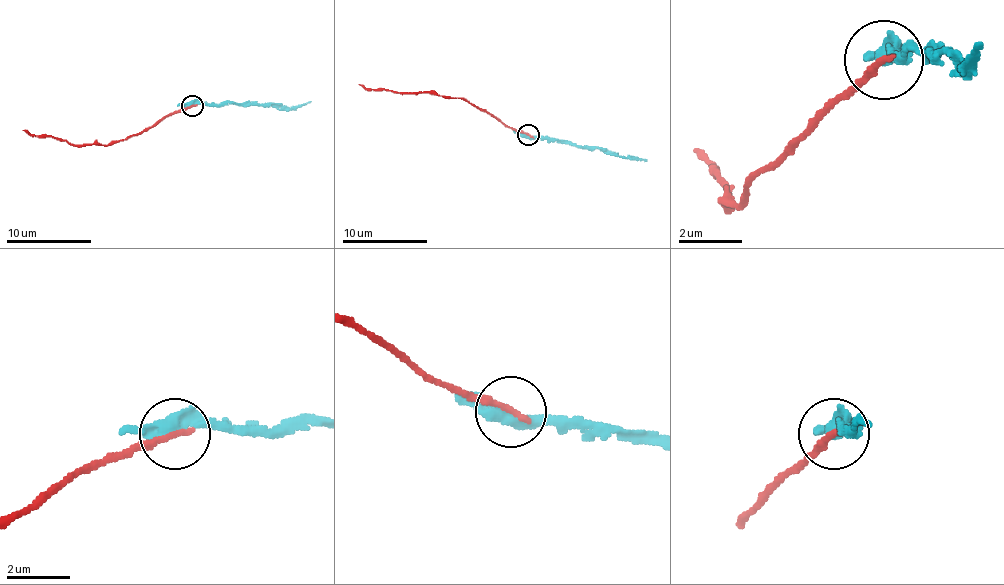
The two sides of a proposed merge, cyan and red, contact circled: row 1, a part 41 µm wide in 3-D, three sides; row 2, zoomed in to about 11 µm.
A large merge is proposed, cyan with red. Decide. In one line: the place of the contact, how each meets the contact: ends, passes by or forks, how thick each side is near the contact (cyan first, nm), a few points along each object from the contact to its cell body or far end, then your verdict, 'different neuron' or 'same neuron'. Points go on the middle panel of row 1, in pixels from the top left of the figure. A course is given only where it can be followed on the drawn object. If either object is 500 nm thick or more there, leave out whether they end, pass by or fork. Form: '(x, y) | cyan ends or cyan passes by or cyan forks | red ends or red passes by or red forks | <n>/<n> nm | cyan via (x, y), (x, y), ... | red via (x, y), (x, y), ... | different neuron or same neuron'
(528, 135) | cyan passes by | red ends | 360/240 nm | cyan via (527, 135), (568, 139), (578, 146), (646, 161) | red via (527, 135), (504, 127), (494, 116), (460, 97), (364, 89), (358, 84) | different neuron

